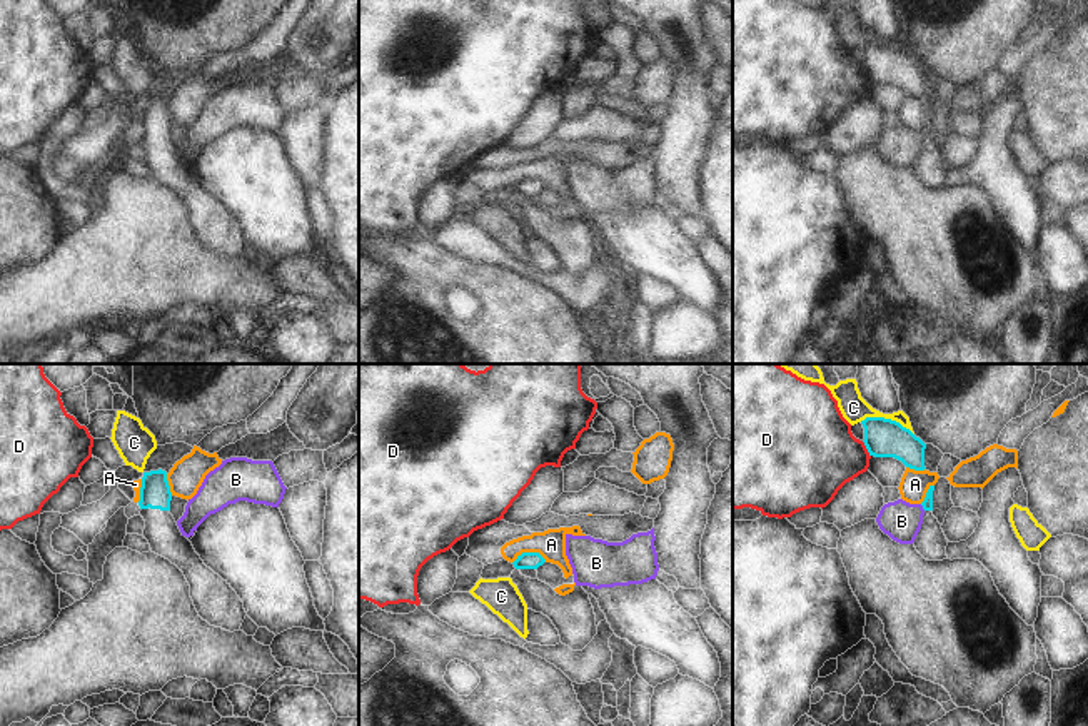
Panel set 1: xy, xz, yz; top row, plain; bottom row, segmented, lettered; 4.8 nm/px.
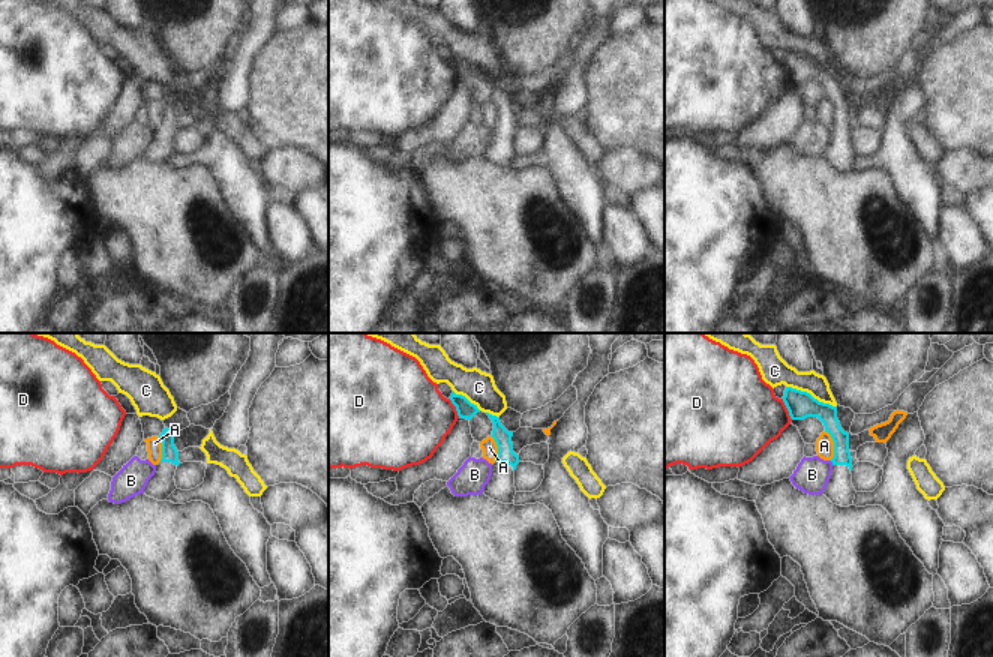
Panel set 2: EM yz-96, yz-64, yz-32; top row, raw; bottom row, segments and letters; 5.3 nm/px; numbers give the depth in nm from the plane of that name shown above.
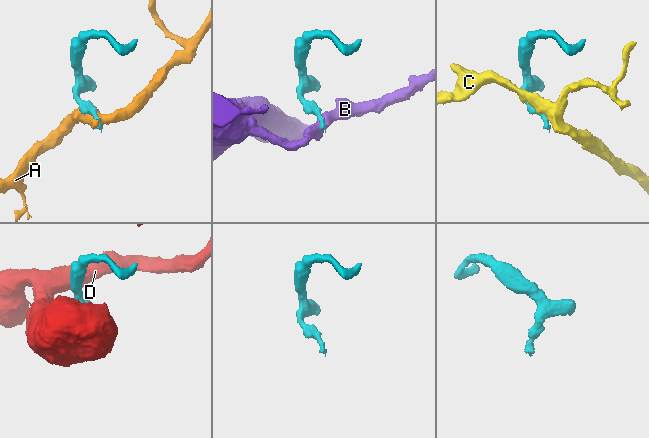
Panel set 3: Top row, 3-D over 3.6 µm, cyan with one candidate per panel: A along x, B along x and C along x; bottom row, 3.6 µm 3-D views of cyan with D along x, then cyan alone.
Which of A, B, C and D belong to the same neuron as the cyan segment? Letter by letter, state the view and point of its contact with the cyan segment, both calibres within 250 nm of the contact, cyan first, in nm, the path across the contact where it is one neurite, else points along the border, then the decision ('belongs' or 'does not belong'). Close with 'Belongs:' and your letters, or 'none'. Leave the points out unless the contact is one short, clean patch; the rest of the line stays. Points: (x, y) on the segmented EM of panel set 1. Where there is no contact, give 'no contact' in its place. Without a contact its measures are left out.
A: xz (529, 553) | 80/140 nm | does not belong
B: yz (923, 508) | 50/190 nm | along yz (920, 504), (925, 509) | does not belong
C: yz (886, 419) | 190/130 nm | does not belong
D: yz (866, 448) | 190/400 nm | along yz (861, 441), (870, 456) | does not belong
Belongs: none

